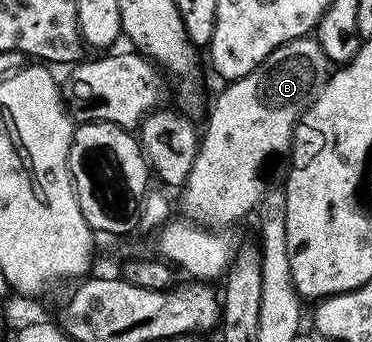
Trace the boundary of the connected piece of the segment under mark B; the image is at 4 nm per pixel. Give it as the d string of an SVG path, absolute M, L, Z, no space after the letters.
M315 37L291 39L284 43L270 57L266 57L256 70L246 77L233 79L228 87L212 103L208 124L202 127L200 150L184 186L179 188L178 207L185 211L189 220L209 229L224 229L227 223L236 223L243 215L257 210L264 198L266 184L260 180L260 170L271 151L289 150L296 134L296 125L301 122L305 111L318 98L330 78L330 60Z

